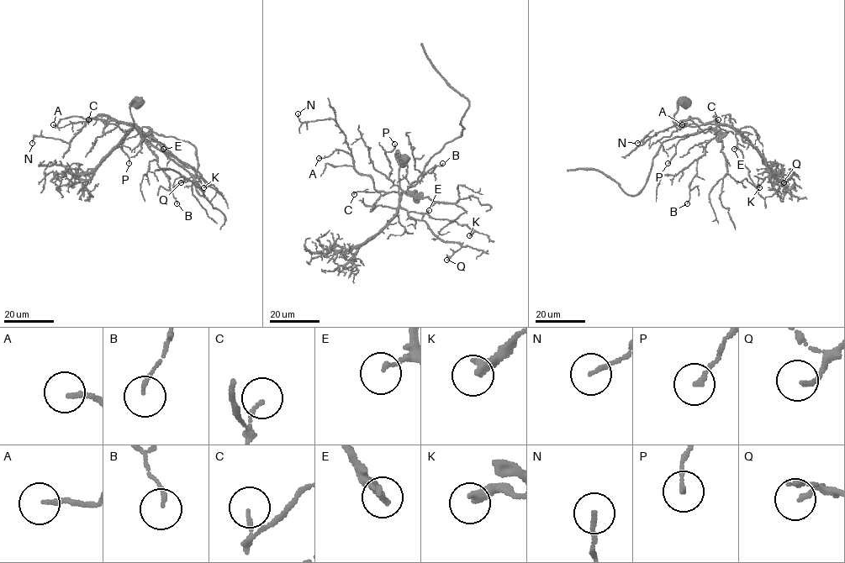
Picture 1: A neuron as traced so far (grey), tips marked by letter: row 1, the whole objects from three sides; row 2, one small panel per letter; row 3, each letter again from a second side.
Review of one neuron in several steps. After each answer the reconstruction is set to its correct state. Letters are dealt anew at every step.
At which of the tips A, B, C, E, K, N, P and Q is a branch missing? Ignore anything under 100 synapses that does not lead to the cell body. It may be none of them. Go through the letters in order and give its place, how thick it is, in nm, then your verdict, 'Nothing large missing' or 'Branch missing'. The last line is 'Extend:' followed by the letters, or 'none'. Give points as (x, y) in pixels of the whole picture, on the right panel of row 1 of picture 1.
A: Place: (682, 124). Thickness 160 nm. Nothing large missing
B: Place: (687, 203). Thickness 110 nm. Nothing large missing
C: Place: (718, 119). Thickness 110 nm. Nothing large missing
E: Place: (734, 149). Thickness 140 nm. Nothing large missing
K: Place: (759, 187). Thickness 360 nm. Nothing large missing
N: Place: (637, 143). Thickness 130 nm. Nothing large missing
P: Place: (668, 163). Thickness 160 nm. Nothing large missing
Q: Place: (784, 182). Thickness 140 nm. Nothing large missing
Extend: none

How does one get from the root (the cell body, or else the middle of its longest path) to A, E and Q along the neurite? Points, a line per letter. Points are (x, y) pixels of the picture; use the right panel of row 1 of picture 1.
A: (684, 102), (677, 105), (674, 116), (679, 123), (692, 126), (716, 123), (697, 118), (674, 123), (682, 124)
E: (684, 102), (677, 105), (674, 116), (679, 123), (692, 126), (729, 125), (736, 139), (736, 146), (734, 149)
Q: (684, 102), (677, 105), (674, 116), (679, 123), (729, 125), (757, 149), (768, 171), (784, 182)

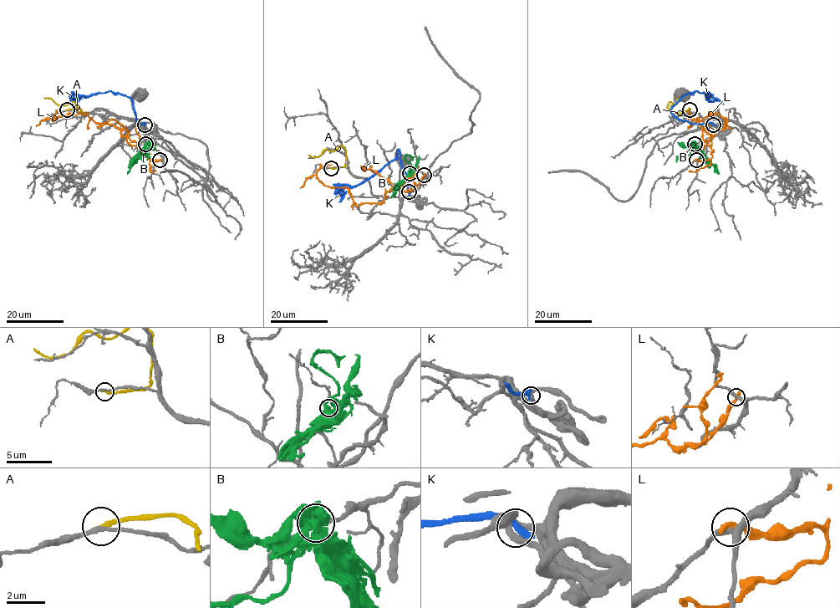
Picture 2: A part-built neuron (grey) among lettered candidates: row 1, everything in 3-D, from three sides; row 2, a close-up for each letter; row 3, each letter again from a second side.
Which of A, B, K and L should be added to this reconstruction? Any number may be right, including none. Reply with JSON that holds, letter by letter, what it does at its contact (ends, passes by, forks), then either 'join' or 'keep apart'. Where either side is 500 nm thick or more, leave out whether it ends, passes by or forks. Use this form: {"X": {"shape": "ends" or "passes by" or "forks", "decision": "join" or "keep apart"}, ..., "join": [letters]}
{"A": {"shape": "ends", "decision": "keep apart"}, "B": {"shape": "forks", "decision": "keep apart"}, "K": {"shape": "ends", "decision": "keep apart"}, "L": {"shape": "ends", "decision": "keep apart"}, "join": []}

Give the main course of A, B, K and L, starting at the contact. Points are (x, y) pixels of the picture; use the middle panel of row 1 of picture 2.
A: (331, 168), (345, 165), (345, 150), (342, 145), (331, 150), (324, 150), (316, 157), (308, 155)
B: (409, 173), (391, 196)
K: (409, 191), (408, 175), (399, 150), (398, 155), (374, 174), (356, 185), (347, 186), (339, 201)
L: (424, 175), (412, 190), (389, 190), (379, 203), (357, 206), (347, 187), (326, 186), (315, 175), (300, 188)

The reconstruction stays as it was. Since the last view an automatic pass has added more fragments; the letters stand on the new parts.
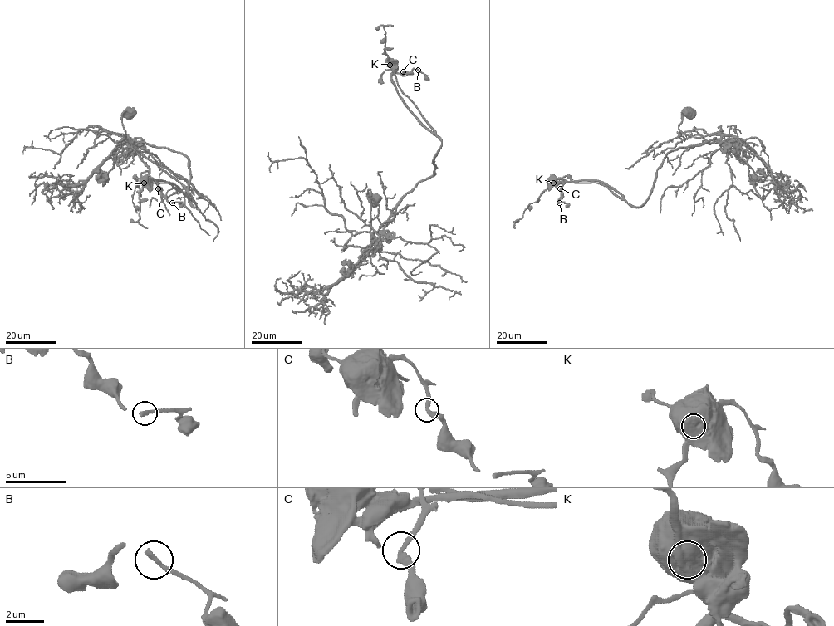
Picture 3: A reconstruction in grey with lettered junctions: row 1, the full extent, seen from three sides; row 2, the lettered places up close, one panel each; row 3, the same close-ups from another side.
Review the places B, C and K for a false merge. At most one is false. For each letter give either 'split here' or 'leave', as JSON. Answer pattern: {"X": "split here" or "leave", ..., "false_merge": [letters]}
{"B": "leave", "C": "leave", "K": "split here", "false_merge": ["K"]}

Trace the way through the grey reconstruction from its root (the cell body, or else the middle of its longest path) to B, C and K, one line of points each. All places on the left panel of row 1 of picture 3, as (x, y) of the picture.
B: (130, 112), (125, 137), (188, 159), (196, 207), (167, 182), (146, 180), (172, 202)
C: (130, 112), (122, 114), (125, 137), (188, 158), (188, 201), (196, 207), (167, 182), (146, 180), (158, 188)
K: (130, 112), (122, 114), (125, 137), (167, 148), (188, 158), (188, 201), (196, 207), (171, 183), (144, 183)

